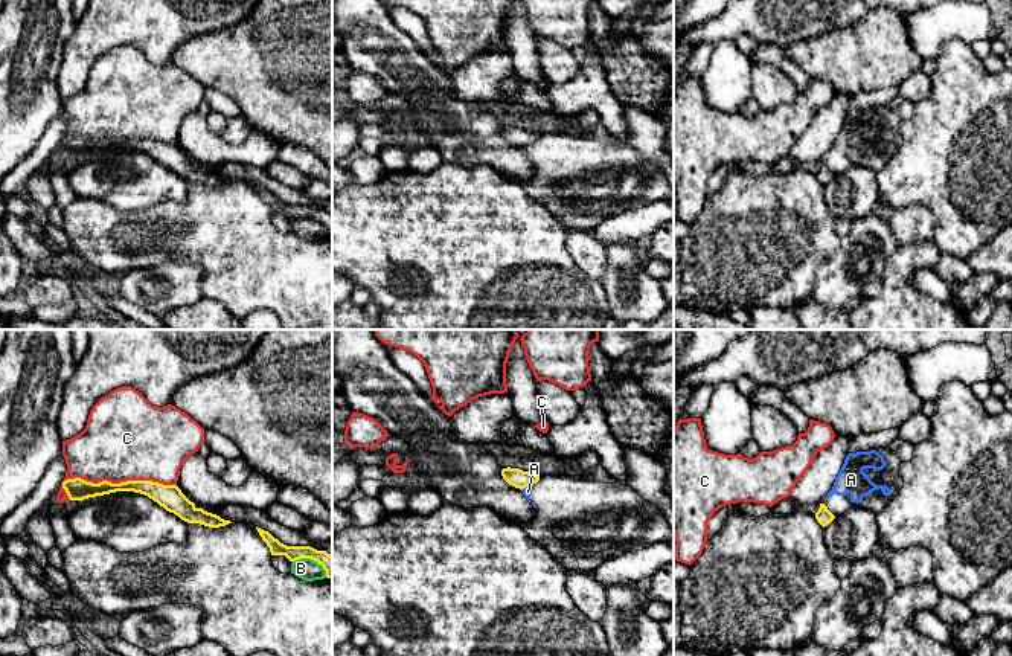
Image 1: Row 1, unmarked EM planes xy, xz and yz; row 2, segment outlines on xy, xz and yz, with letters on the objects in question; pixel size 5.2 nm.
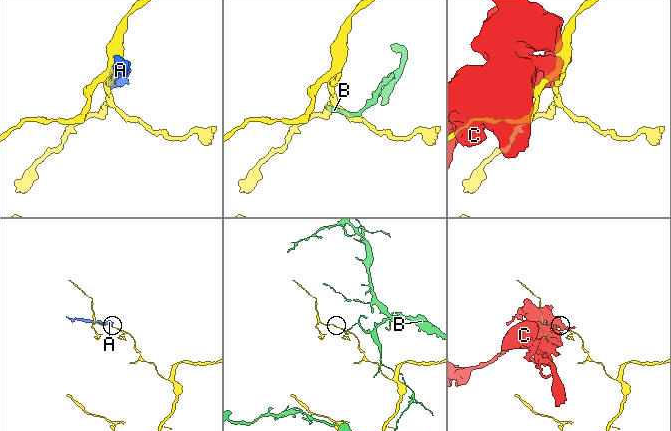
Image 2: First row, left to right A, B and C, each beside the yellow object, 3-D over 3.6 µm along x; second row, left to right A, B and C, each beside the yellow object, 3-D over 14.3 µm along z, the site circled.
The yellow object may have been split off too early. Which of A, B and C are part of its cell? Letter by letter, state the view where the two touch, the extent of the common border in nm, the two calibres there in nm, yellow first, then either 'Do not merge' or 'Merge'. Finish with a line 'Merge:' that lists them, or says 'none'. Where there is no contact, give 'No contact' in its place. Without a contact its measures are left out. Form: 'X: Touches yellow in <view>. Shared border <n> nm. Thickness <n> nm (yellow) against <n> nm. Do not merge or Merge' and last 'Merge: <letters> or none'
A: Touches yellow in xz. Shared border 60 nm. Thickness 100 nm (yellow) against 50 nm. Do not merge
B: Touches yellow in xy. Shared border 220 nm. Thickness 100 nm (yellow) against 120 nm. Do not merge
C: Touches yellow in xy. Shared border 600 nm. Thickness 120 nm (yellow) against 440 nm. Do not merge
Merge: none

